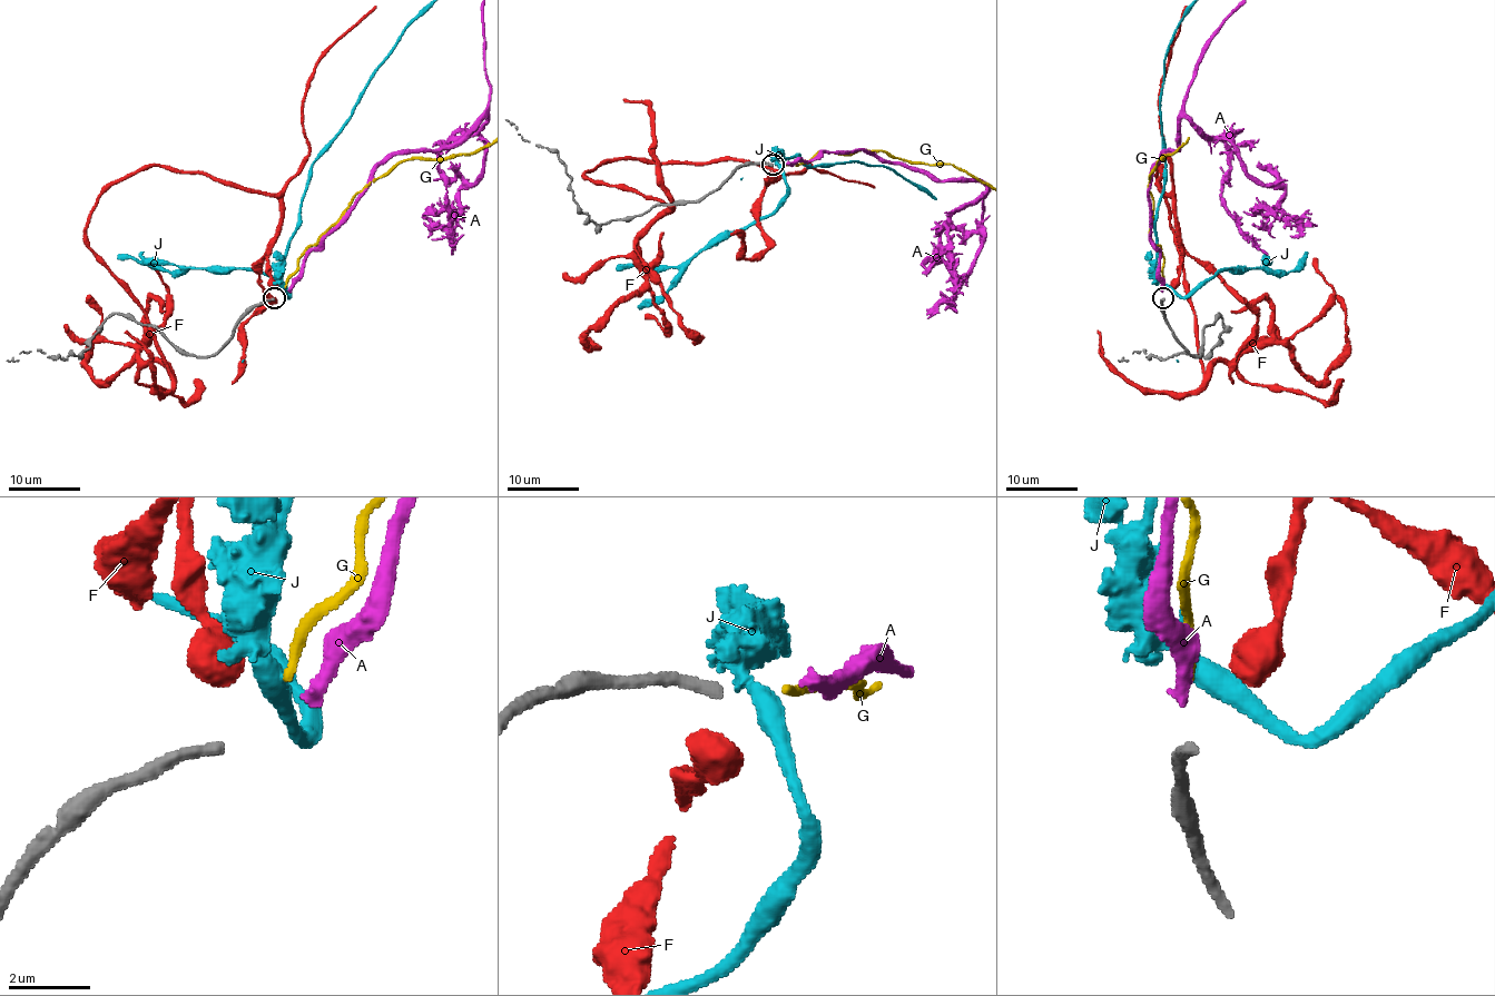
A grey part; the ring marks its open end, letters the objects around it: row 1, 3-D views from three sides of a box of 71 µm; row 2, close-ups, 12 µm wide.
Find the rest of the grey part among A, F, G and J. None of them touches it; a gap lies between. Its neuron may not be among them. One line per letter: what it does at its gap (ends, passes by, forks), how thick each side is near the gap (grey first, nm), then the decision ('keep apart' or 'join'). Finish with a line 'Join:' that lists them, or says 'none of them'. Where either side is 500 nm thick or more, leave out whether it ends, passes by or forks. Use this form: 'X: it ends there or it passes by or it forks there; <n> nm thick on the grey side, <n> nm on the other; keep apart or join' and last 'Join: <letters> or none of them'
A: it ends there; 280 nm thick on the grey side, 320 nm on the other; join
F: 280 nm thick on the grey side, 700 nm on the other; keep apart
G: it ends there; 280 nm thick on the grey side, 190 nm on the other; keep apart
J: it passes by; 280 nm thick on the grey side, 480 nm on the other; keep apart
Join: A

